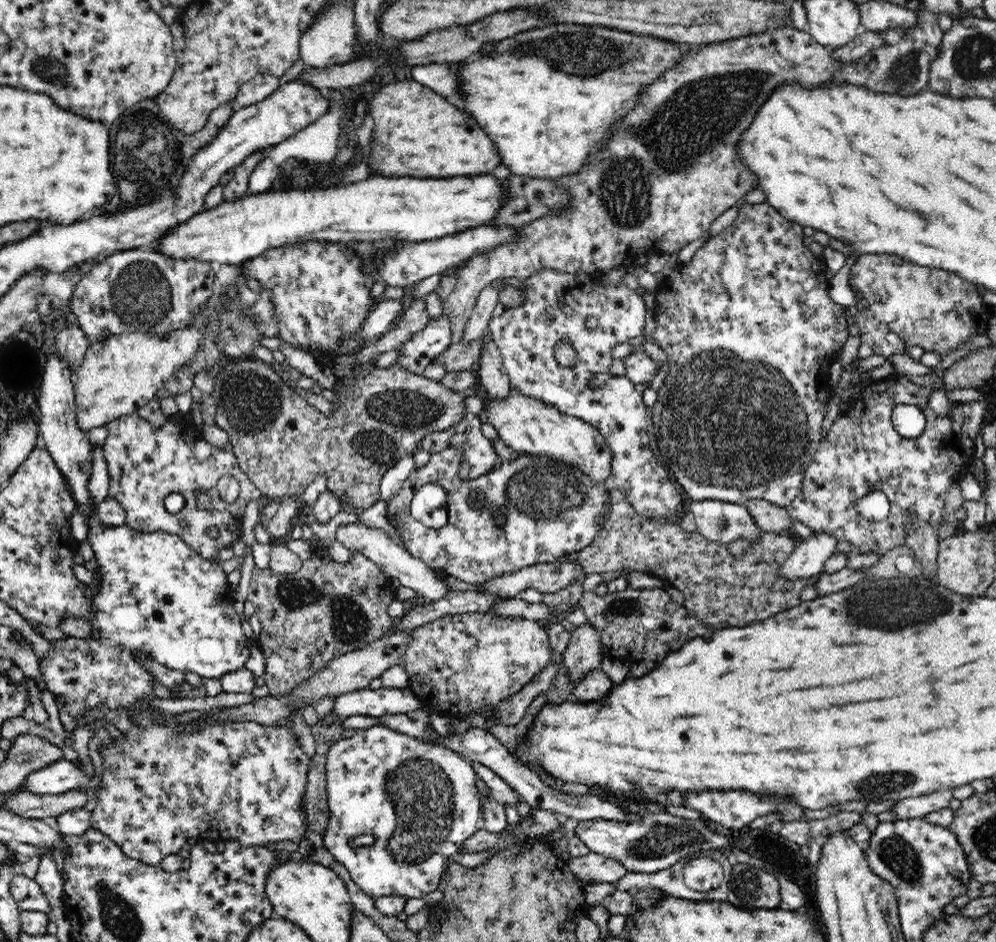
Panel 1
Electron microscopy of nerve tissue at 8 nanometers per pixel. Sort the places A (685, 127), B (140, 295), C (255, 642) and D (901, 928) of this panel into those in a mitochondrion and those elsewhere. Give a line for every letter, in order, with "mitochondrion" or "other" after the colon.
A: mitochondrion
B: mitochondrion
C: other
D: other

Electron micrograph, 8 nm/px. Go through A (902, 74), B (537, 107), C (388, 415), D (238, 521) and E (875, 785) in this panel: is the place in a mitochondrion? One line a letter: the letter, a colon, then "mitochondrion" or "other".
A: mitochondrion
B: other
C: mitochondrion
D: other
E: mitochondrion

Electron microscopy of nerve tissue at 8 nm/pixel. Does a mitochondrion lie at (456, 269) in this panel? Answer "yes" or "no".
no

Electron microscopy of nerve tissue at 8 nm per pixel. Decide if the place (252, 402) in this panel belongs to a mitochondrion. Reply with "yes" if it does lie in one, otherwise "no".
yes

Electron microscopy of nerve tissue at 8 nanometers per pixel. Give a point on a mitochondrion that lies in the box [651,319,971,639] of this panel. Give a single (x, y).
(894, 608)

